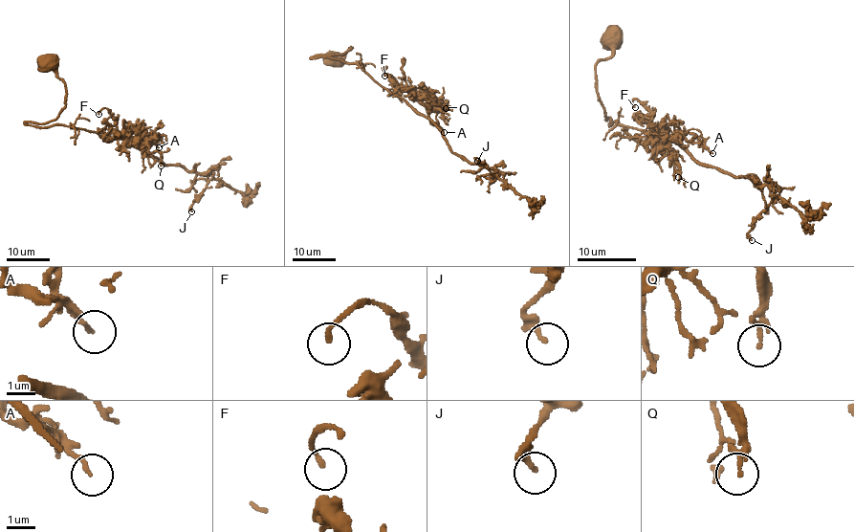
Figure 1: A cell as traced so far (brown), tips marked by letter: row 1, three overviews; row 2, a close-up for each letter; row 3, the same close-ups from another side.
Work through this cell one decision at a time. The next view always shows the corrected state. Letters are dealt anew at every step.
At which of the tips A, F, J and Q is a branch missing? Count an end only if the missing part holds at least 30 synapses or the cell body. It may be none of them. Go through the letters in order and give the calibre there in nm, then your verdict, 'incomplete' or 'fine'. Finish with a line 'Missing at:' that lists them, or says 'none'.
A: 150 nm thick; fine
F: 170 nm thick; fine
J: 220 nm thick; fine
Q: 180 nm thick; fine
Missing at: none

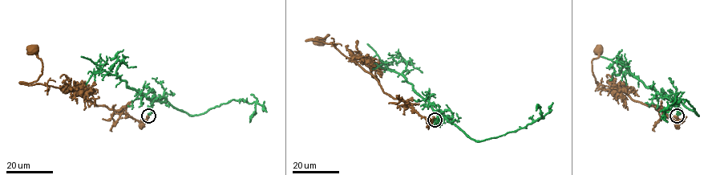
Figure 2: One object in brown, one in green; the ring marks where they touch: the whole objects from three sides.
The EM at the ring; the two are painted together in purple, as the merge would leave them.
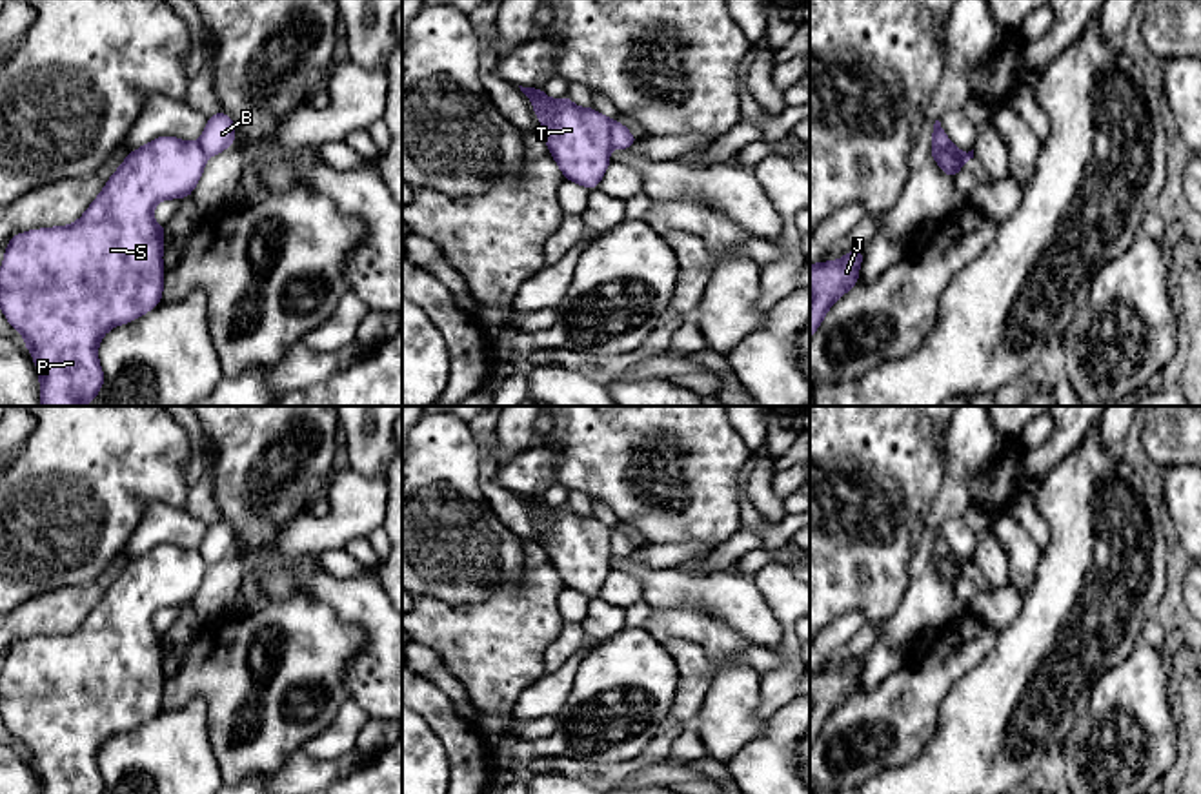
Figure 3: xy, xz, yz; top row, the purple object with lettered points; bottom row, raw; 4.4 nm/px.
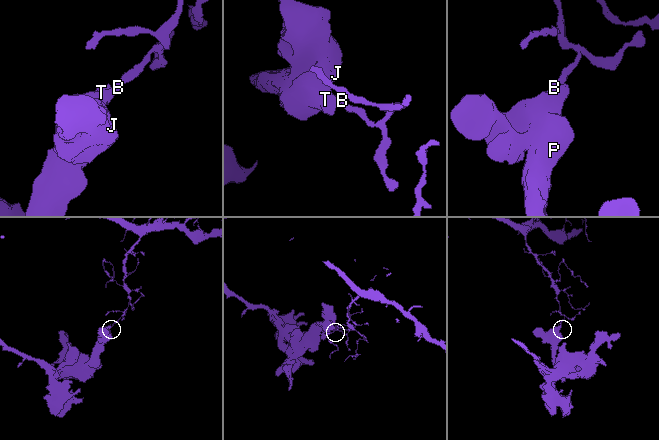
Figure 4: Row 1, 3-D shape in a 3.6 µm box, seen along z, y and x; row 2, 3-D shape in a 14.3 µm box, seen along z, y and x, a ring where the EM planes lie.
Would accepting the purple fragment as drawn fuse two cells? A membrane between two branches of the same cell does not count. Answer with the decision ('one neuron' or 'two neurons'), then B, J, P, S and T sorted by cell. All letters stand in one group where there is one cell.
two neurons; B / J P S T

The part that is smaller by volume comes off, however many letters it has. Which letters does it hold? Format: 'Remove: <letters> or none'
Remove: B

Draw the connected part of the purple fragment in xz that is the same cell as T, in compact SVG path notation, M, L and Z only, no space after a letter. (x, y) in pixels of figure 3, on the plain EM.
M522 495L542 530L540 543L566 588L595 597L610 574L611 526L593 515L579 515L568 504L548 506L540 497Z

